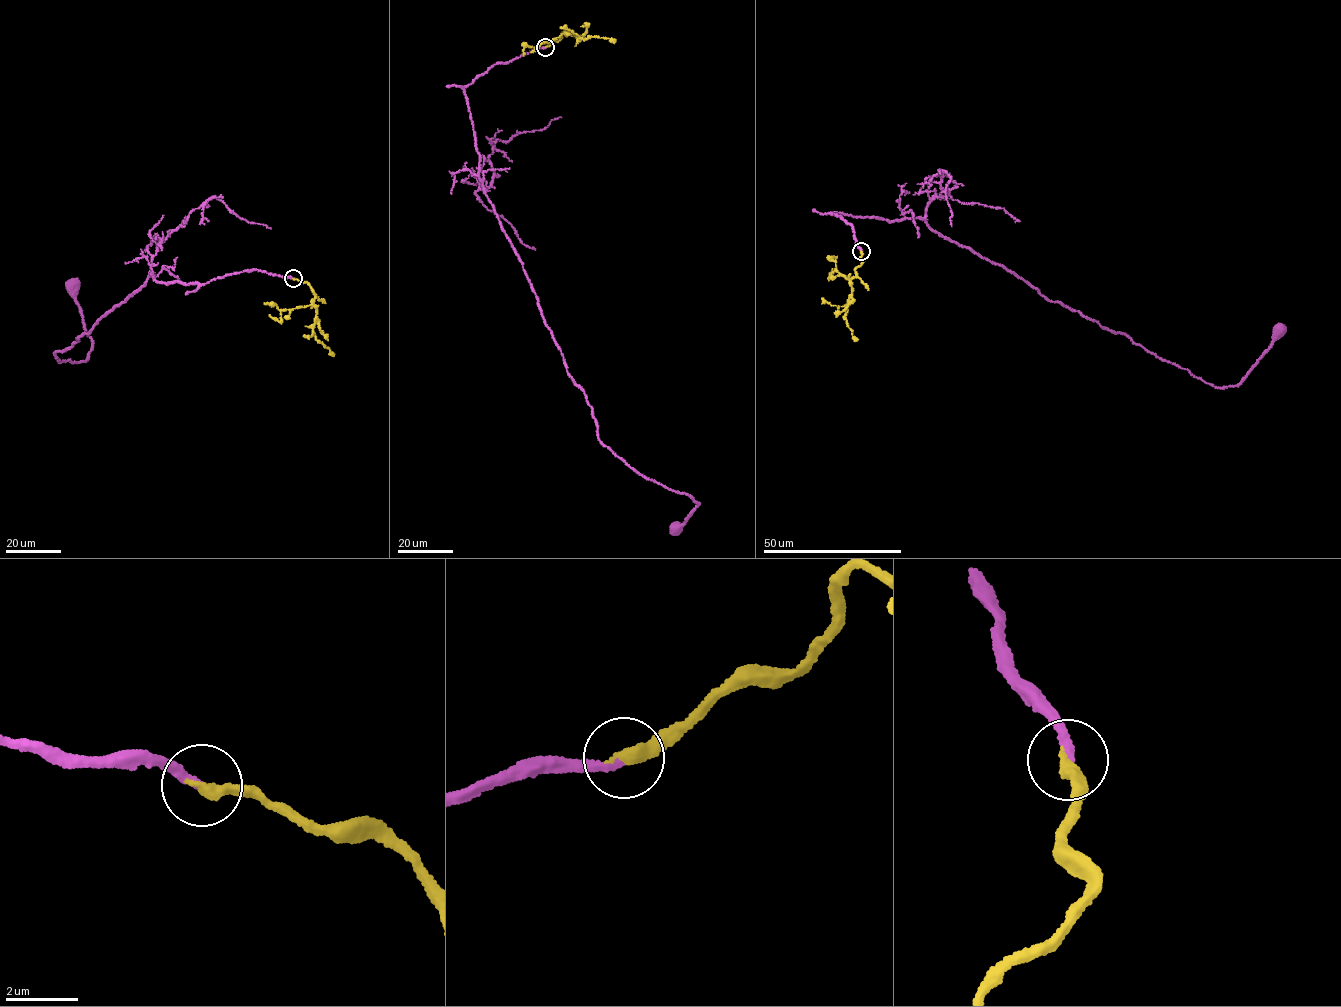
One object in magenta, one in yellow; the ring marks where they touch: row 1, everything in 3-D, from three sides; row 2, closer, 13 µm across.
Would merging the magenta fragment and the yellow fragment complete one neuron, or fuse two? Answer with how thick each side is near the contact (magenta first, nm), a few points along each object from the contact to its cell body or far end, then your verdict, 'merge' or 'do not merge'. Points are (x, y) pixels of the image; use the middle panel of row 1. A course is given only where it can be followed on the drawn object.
calibres 240 and 380 nm; course magenta (545, 47), (489, 67), (464, 88), (479, 179), (600, 441), (698, 502), (675, 528); course yellow (545, 47), (560, 39), (563, 32), (584, 40), (592, 37), (615, 41); merge

